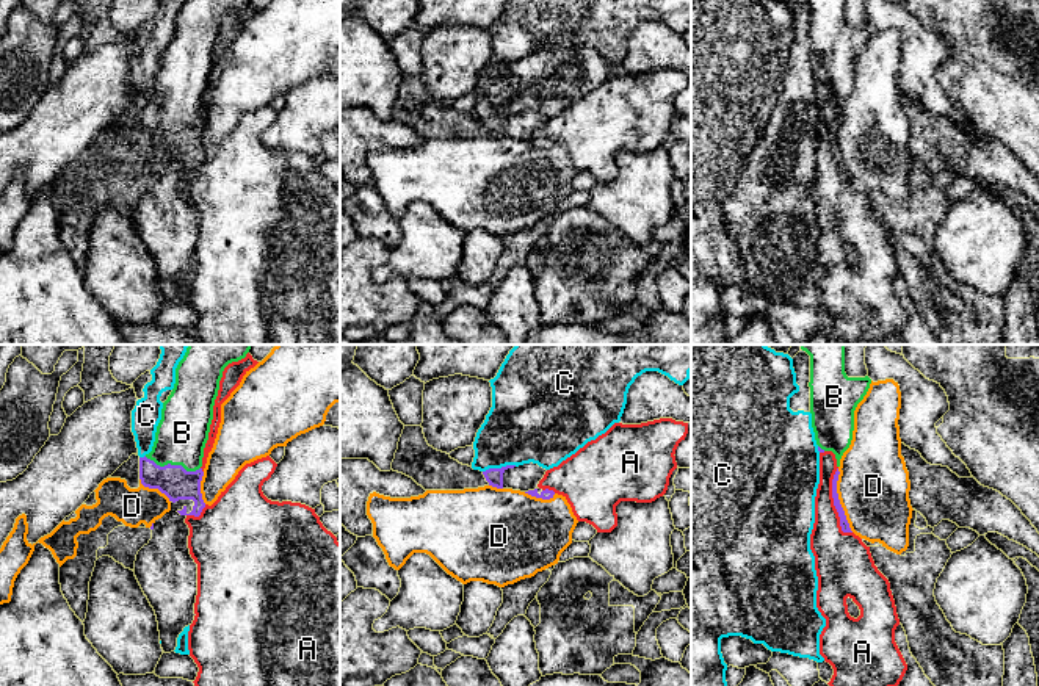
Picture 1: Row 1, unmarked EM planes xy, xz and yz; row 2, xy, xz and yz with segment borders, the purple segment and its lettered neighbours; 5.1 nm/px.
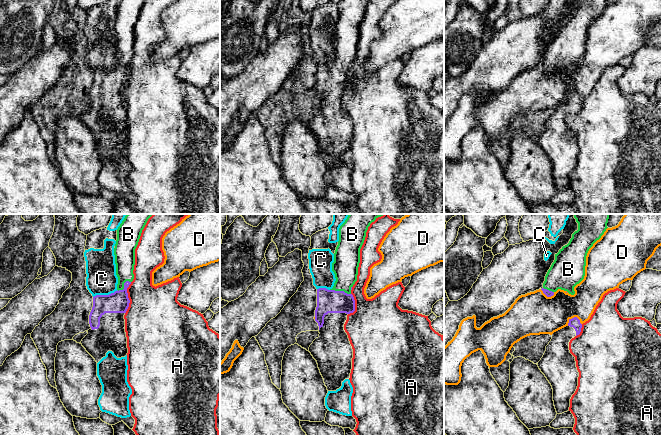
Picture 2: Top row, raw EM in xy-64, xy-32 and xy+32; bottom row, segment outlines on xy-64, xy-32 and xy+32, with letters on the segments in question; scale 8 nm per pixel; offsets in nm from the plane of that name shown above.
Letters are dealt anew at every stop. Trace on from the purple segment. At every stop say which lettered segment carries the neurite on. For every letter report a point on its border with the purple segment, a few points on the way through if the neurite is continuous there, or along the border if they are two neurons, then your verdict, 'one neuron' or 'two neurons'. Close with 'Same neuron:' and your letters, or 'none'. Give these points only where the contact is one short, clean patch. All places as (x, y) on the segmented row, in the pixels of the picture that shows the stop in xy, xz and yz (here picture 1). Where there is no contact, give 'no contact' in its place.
A: contact yz (834, 503); two neurons
B: contact xy (173, 465); way xy (174, 481), (173, 465), (182, 433); one neuron
C: contact xz (499, 469); two neurons
D: contact yz (839, 500); two neurons
Same neuron: B

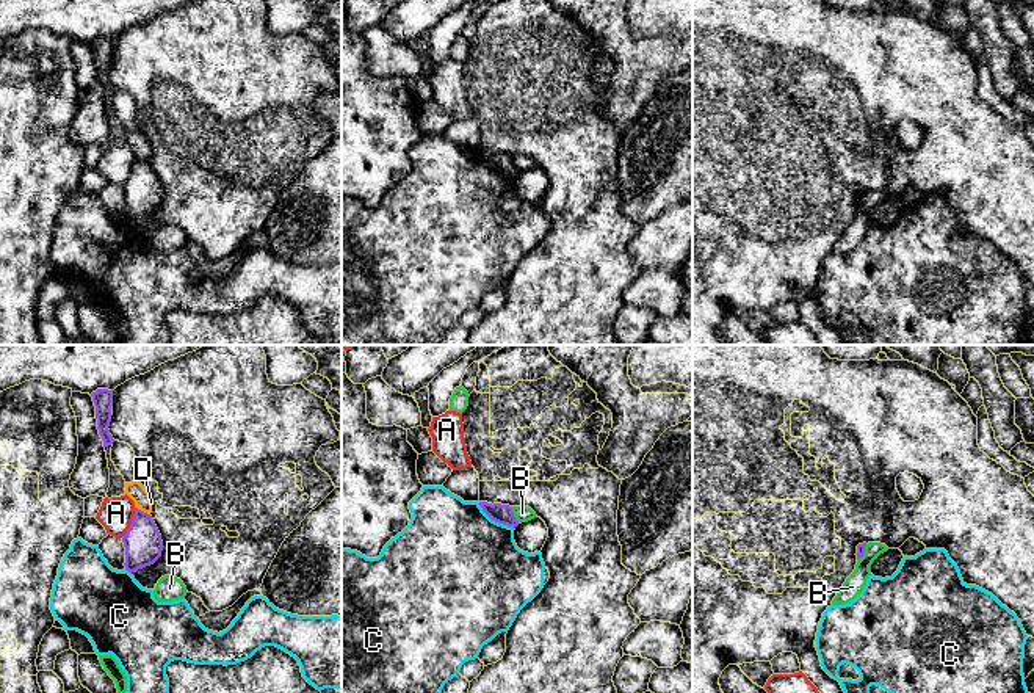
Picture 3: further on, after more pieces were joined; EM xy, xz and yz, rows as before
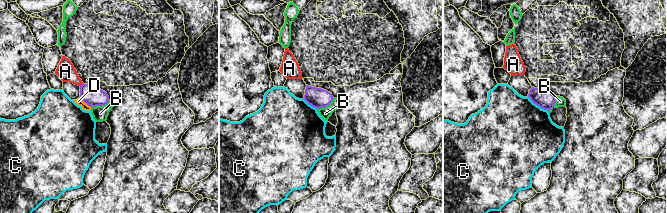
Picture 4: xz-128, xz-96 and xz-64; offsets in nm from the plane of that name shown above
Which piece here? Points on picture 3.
A: contact xy (132, 522); border xy (137, 508), (130, 527), (121, 536); two neurons
B: contact xz (513, 515); border xz (509, 507), (519, 522); two neurons
C: contact xz (495, 521); border xz (478, 502), (492, 519), (514, 529); two neurons
D: contact xy (143, 511); two neurons
Same neuron: none

